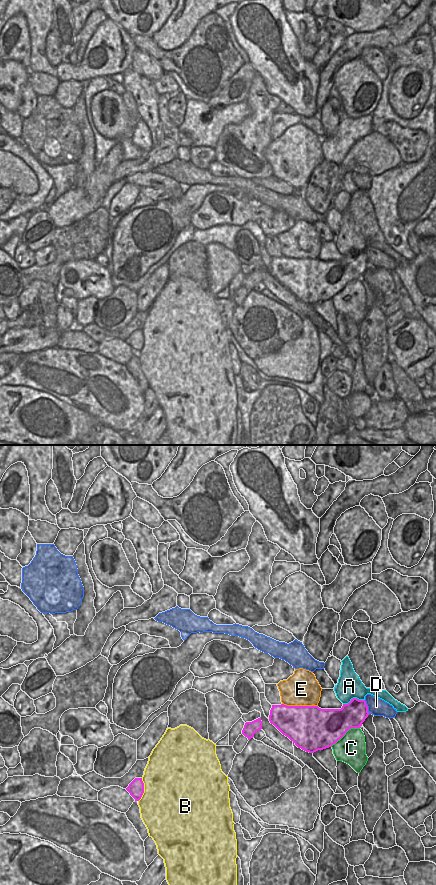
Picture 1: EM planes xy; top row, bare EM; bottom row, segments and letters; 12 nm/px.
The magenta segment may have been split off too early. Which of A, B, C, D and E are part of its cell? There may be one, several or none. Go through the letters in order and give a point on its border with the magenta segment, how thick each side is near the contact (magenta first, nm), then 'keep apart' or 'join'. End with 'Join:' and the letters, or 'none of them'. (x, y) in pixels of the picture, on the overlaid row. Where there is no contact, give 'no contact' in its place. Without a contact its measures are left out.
A: meets magenta in xy at (353, 698); 300 nm thick on the magenta side, 300 nm on the other; keep apart
B: meets magenta in xy at (143, 790); 190 nm thick on the magenta side, 480 nm on the other; keep apart
C: meets magenta in xy at (344, 734); 440 nm thick on the magenta side, 360 nm on the other; keep apart
D: meets magenta in xy at (367, 707); 300 nm thick on the magenta side, 220 nm on the other; keep apart
E: meets magenta in xy at (300, 706); 480 nm thick on the magenta side, 400 nm on the other; keep apart
Join: none of them

